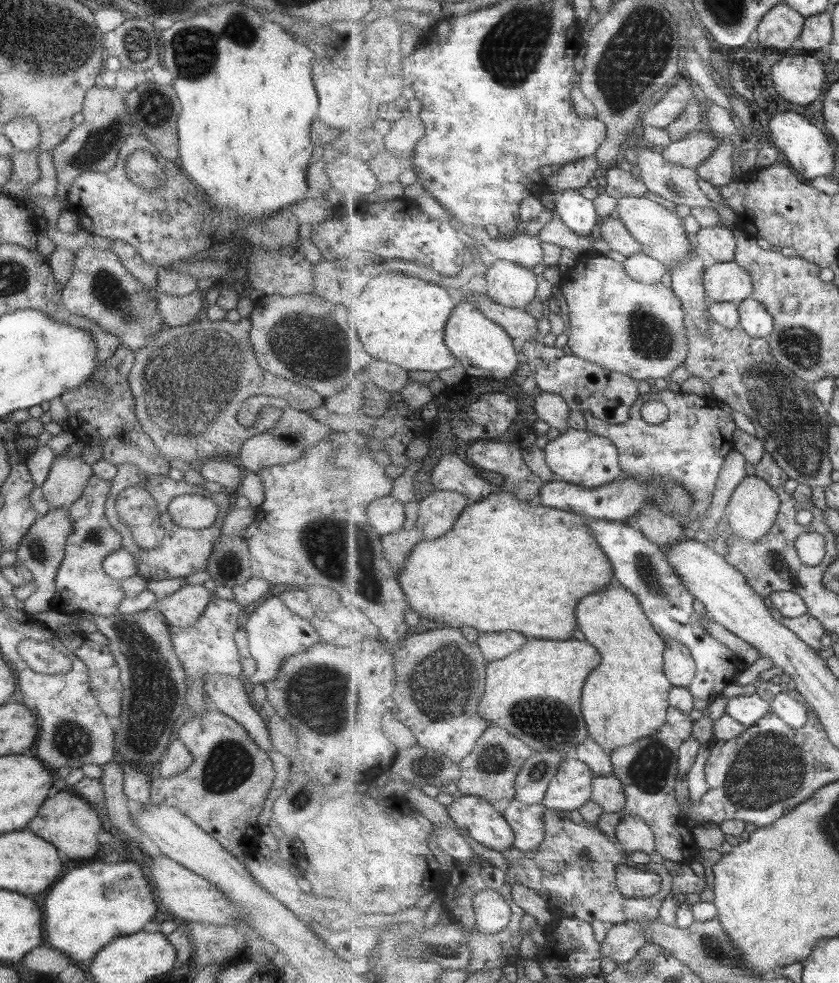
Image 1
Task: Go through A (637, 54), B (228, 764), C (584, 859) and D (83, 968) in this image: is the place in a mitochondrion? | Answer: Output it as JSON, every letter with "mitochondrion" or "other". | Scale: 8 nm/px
{"A":"mitochondrion","B":"mitochondrion","C":"mitochondrion","D":"other"}

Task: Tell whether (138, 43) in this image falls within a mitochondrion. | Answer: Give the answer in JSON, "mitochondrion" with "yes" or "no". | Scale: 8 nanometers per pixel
{"mitochondrion":"yes"}

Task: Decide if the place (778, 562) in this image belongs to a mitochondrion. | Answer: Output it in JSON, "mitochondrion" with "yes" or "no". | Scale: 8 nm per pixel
{"mitochondrion":"yes"}

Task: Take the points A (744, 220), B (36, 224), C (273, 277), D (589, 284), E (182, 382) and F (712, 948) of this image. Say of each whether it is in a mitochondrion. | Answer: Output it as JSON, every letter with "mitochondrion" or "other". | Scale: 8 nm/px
{"A":"other","B":"other","C":"other","D":"other","E":"mitochondrion","F":"mitochondrion"}

